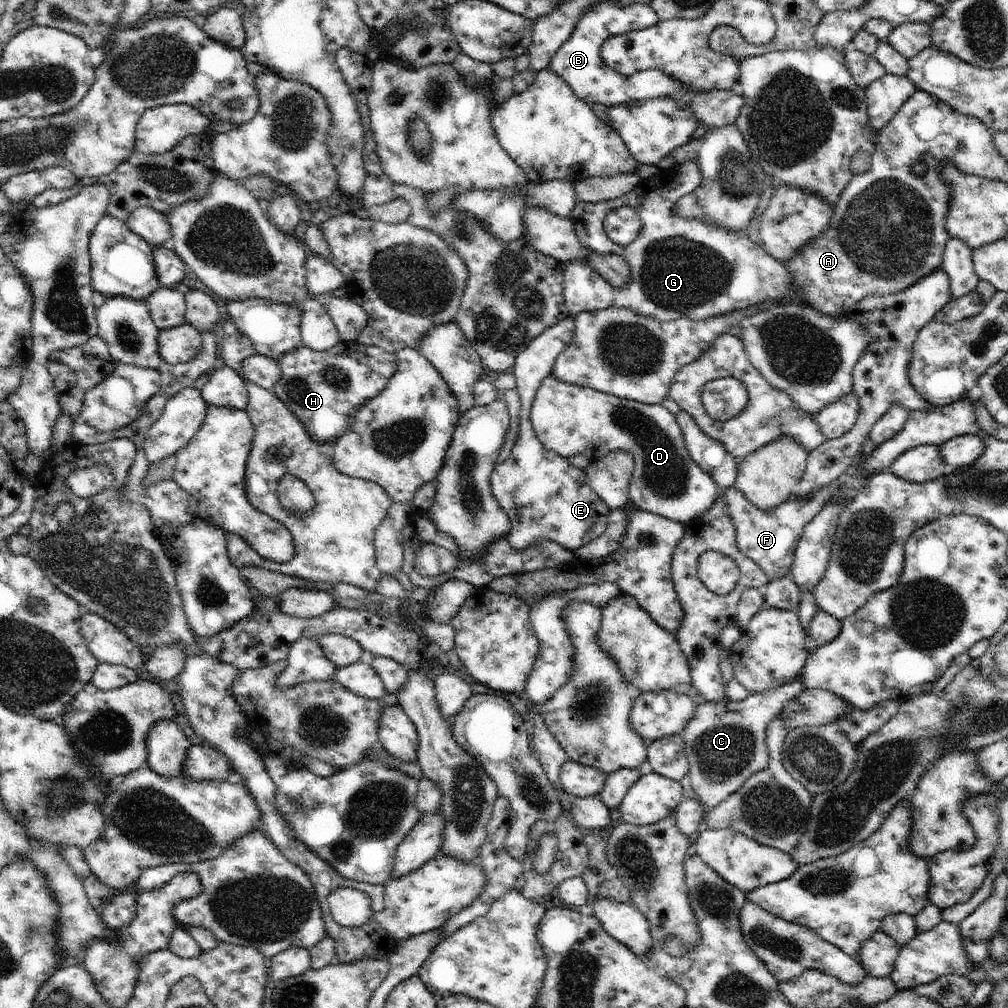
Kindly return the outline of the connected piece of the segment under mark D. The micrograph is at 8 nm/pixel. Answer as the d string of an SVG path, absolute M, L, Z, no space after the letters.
M550 373L542 381L531 404L530 422L536 436L545 449L554 451L564 458L576 454L588 454L591 462L596 462L616 449L630 451L635 458L635 469L629 482L630 504L640 510L684 523L686 526L702 516L717 499L720 492L717 484L709 474L706 474L687 451L682 429L673 415L664 406L649 405L633 400L619 399L590 387L570 384L557 380Z

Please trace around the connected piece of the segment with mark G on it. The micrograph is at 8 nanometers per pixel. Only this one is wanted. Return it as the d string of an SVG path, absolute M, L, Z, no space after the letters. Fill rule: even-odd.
M693 160L688 162L677 163L673 167L670 167L670 182L648 182L647 180L642 180L642 183L638 185L632 192L626 193L624 196L621 196L617 199L612 199L610 201L602 201L599 203L584 203L577 202L576 206L570 211L569 217L572 219L574 228L576 229L579 239L588 246L589 249L595 250L598 254L615 254L625 258L627 263L631 266L631 282L626 289L618 290L614 289L612 285L608 284L607 280L604 280L595 270L592 270L587 265L581 265L578 263L566 264L564 273L564 282L563 282L563 295L565 304L564 307L567 309L570 317L577 317L580 313L586 311L595 311L600 309L607 309L610 307L630 309L636 314L640 314L645 317L650 317L662 322L666 321L675 321L676 319L692 319L693 321L706 321L709 318L717 317L718 315L728 315L734 311L741 311L742 309L747 309L750 306L761 305L767 301L773 301L778 303L780 300L784 301L787 299L787 302L784 304L798 303L802 306L809 306L806 302L801 302L797 291L799 288L793 283L793 278L788 272L788 268L779 263L776 259L773 259L762 247L752 242L745 231L733 231L725 229L722 225L719 225L717 222L707 221L706 219L686 219L679 216L676 216L672 212L672 207L683 197L692 186L697 185L699 182L702 182L702 175L700 172L700 167ZM622 206L630 206L630 208L635 208L637 210L638 216L640 217L642 228L640 229L639 235L628 244L628 246L616 244L611 235L605 231L604 219L611 210L619 209Z

